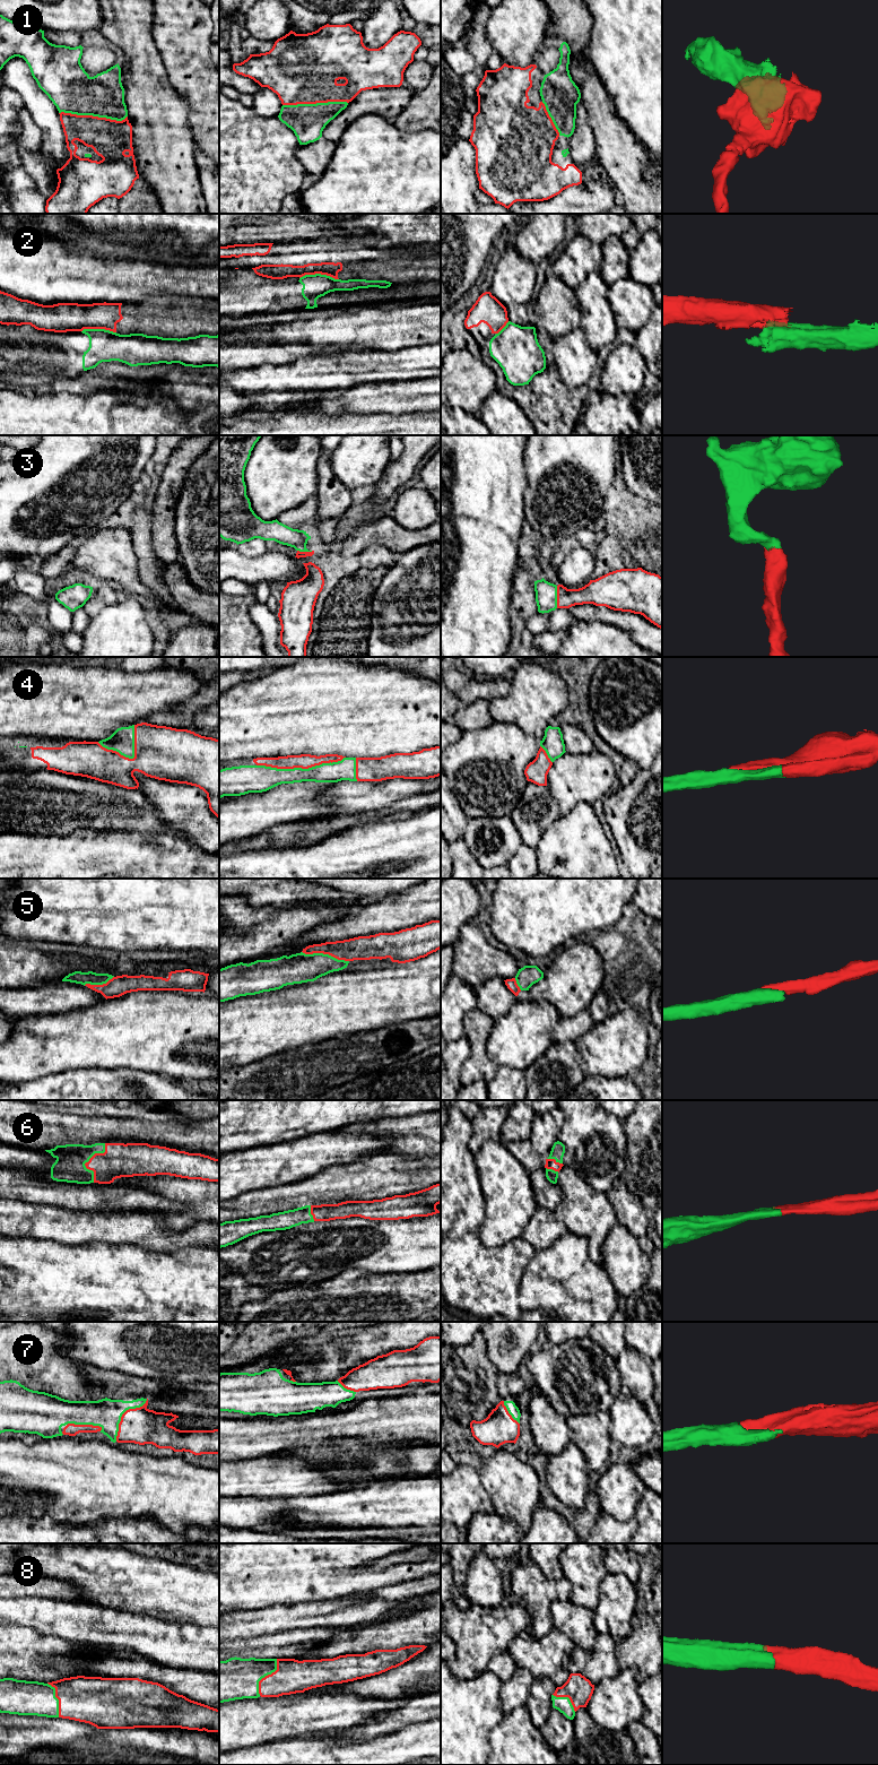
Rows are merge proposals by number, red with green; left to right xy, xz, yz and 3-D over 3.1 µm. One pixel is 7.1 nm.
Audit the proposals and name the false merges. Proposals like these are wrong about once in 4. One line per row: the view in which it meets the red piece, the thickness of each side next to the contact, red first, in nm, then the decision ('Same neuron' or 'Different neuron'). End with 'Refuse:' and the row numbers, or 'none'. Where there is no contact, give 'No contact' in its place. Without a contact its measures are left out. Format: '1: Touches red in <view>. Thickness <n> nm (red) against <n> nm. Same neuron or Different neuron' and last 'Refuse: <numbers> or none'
1: Touches red in xy. Thickness 280 nm (red) against 320 nm. Same neuron
2: Touches red in xz. Thickness 100 nm (red) against 170 nm. Different neuron
3: Touches red in yz. Thickness 140 nm (red) against 160 nm. Same neuron
4: Touches red in xz. Thickness 110 nm (red) against 150 nm. Same neuron
5: Touches red in xz. Thickness 160 nm (red) against 220 nm. Same neuron
6: Touches red in xy. Thickness 240 nm (red) against 220 nm. Same neuron
7: Touches red in xy. Thickness 260 nm (red) against 200 nm. Same neuron
8: Touches red in xz. Thickness 240 nm (red) against 300 nm. Same neuron
Refuse: 2

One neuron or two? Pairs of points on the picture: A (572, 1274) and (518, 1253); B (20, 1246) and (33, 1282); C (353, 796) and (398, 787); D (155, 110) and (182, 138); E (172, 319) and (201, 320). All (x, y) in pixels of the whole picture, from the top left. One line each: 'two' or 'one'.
A: two
B: one
C: one
D: one
E: one

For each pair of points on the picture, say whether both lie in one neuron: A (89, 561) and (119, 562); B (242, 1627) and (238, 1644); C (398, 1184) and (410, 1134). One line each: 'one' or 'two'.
A: one
B: two
C: two

